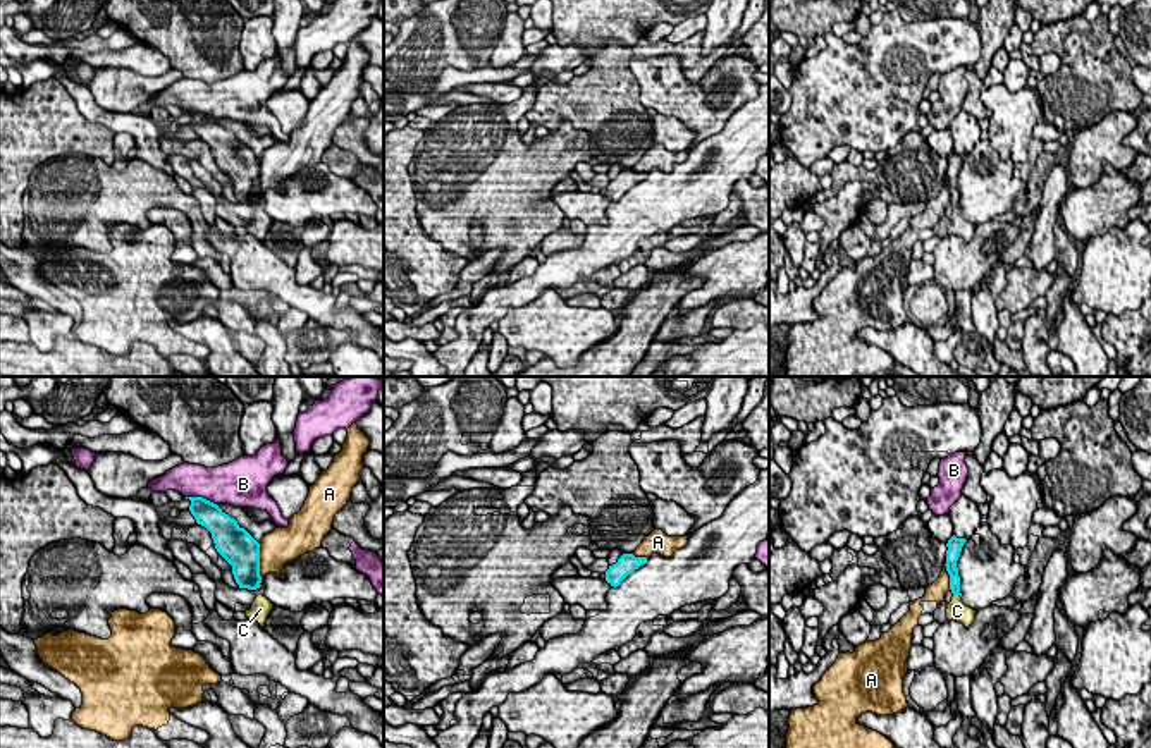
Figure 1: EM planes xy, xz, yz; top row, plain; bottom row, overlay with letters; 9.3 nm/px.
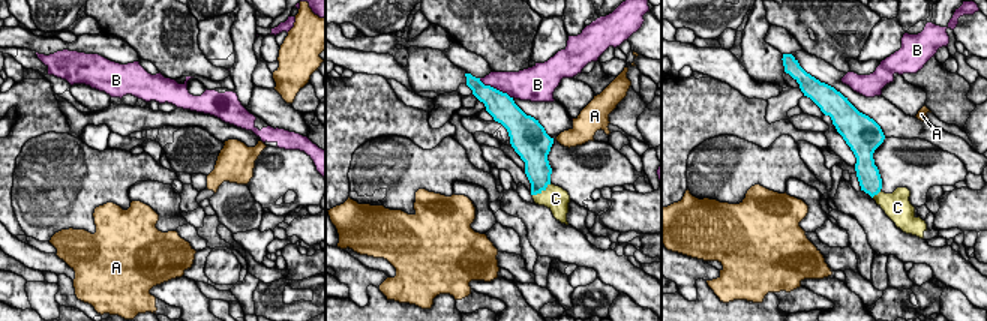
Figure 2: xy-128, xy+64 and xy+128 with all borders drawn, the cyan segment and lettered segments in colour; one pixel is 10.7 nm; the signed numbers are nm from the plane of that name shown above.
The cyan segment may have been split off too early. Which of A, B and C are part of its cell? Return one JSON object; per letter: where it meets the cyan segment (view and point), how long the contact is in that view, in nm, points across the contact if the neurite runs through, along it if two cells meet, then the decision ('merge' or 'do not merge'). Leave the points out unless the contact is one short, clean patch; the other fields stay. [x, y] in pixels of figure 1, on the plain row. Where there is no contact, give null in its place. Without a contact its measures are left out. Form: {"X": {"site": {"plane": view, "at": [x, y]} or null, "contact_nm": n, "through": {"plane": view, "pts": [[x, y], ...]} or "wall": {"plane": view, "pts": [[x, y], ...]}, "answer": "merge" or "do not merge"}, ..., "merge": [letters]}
{"A": {"site": {"plane": "xy", "at": [258, 179]}, "contact_nm": 400, "wall": {"plane": "xy", "pts": [[258, 159], [260, 200]]}, "answer": "do not merge"}, "B": {"site": {"plane": "xy", "at": [202, 112]}, "contact_nm": 300, "answer": "do not merge"}, "C": {"site": {"plane": "yz", "at": [957, 208]}, "contact_nm": 90, "through": {"plane": "yz", "pts": [[952, 183], [957, 208], [957, 226]]}, "answer": "merge"}, "merge": ["C"]}

